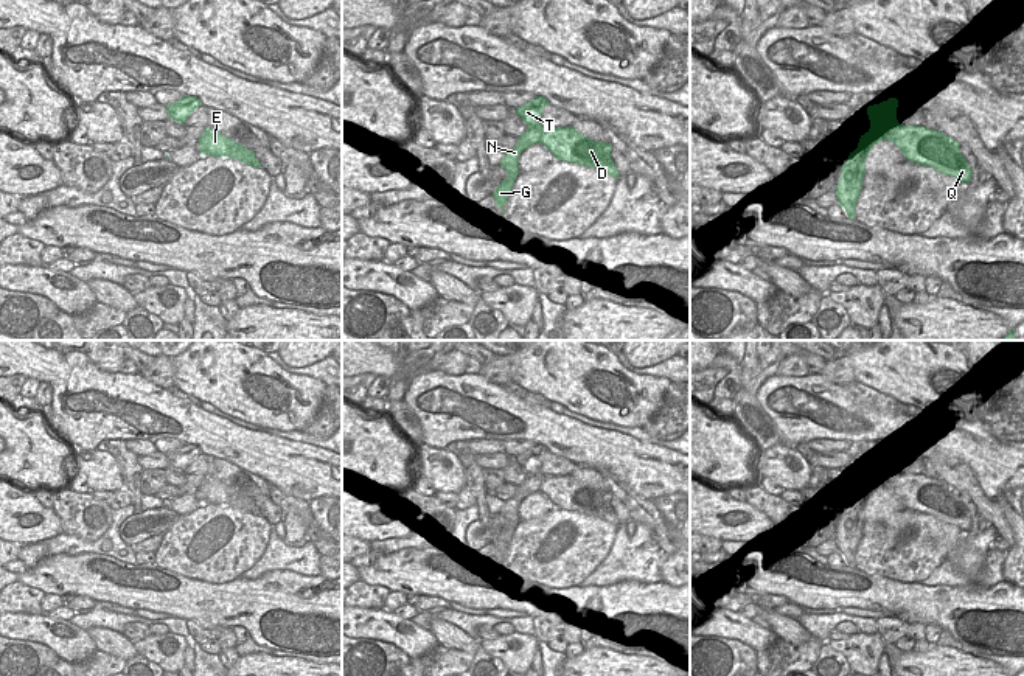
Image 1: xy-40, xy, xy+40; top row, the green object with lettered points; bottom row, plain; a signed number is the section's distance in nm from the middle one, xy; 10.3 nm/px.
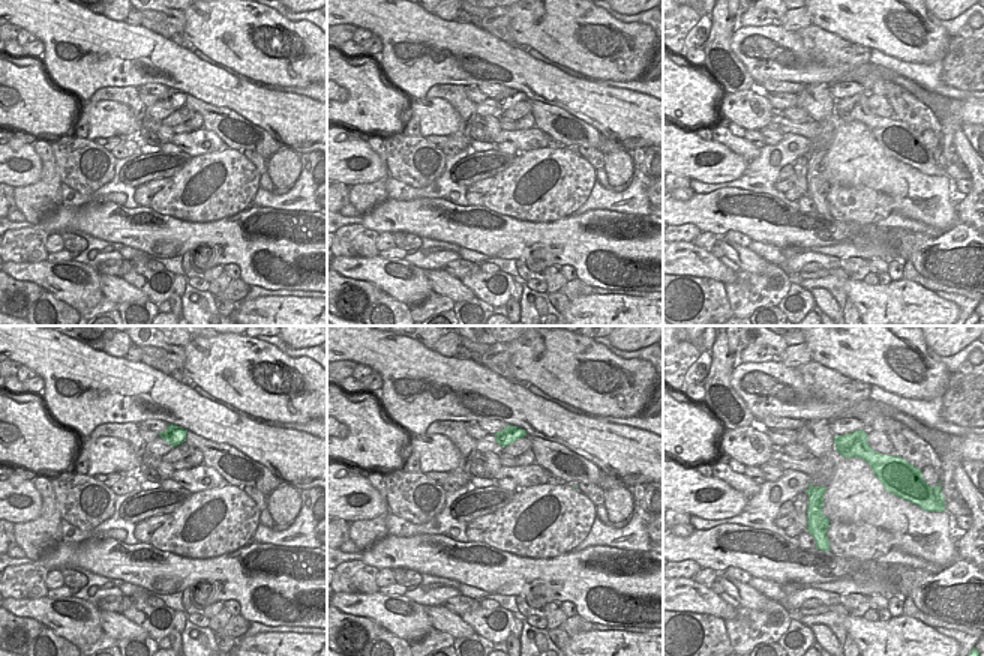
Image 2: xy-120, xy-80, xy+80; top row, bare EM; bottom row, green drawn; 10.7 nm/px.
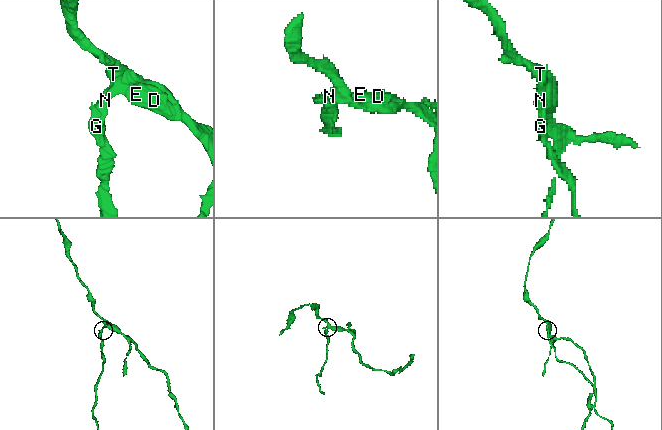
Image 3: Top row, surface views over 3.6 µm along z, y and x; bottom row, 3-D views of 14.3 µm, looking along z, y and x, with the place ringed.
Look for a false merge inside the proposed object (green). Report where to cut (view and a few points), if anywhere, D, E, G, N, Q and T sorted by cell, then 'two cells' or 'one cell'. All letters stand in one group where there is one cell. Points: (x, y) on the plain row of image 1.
cut in xy along (529, 476), (541, 479), (541, 490); D E Q T / G N; two cells

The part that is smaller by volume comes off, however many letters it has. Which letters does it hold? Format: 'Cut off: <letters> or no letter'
Cut off: G, N.

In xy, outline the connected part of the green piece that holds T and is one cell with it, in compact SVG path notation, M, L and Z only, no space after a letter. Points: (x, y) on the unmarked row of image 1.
M536 444L524 454L516 455L516 462L528 477L539 476L542 479L541 493L544 493L555 504L555 508L597 516L618 527L620 522L611 507L611 491L594 490L581 483L572 474L545 476L539 472L547 452L550 451L544 444Z

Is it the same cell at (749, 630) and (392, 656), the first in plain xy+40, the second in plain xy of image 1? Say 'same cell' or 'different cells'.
different cells

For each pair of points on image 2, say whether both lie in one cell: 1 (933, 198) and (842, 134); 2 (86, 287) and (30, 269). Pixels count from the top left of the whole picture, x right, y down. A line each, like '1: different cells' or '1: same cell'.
1: same cell
2: same cell

